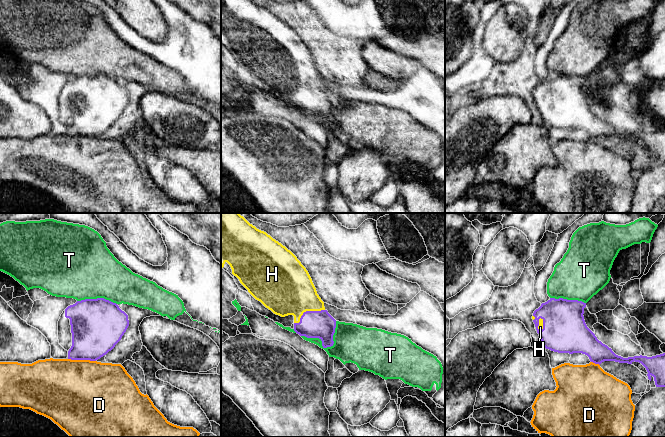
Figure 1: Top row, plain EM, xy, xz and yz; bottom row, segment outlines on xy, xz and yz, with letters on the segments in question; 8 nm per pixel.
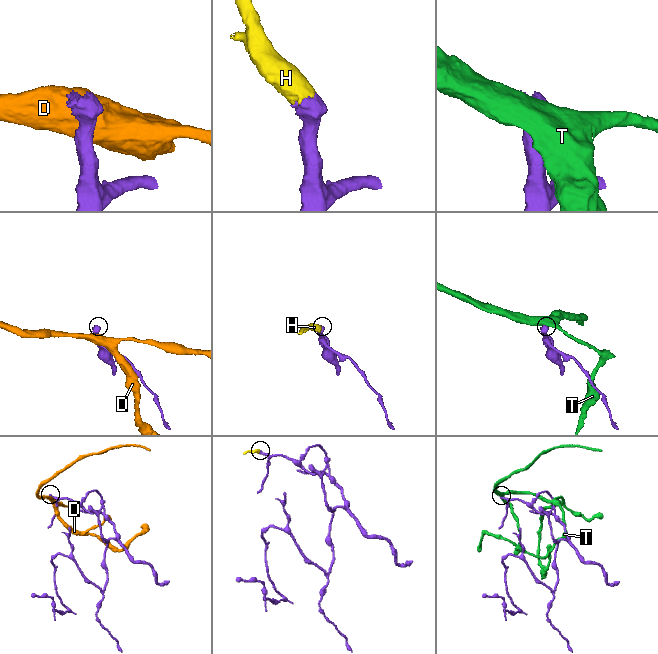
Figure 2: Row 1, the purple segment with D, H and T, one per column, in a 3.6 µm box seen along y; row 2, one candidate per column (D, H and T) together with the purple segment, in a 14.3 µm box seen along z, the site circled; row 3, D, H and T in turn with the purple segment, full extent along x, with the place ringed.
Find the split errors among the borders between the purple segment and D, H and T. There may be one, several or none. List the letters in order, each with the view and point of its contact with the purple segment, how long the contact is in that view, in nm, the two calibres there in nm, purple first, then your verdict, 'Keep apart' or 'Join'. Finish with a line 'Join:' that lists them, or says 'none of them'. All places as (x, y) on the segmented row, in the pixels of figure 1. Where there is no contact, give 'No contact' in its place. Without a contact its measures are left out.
D: Touches purple at xy (82, 359). Shared border 220 nm. Thickness 380 nm (purple) against 500 nm. Keep apart
H: Touches purple at xz (307, 311). Shared border 280 nm. Thickness 220 nm (purple) against 420 nm. Join
T: Touches purple at xz (326, 347). Shared border 320 nm. Thickness 220 nm (purple) against 300 nm. Keep apart
Join: H

